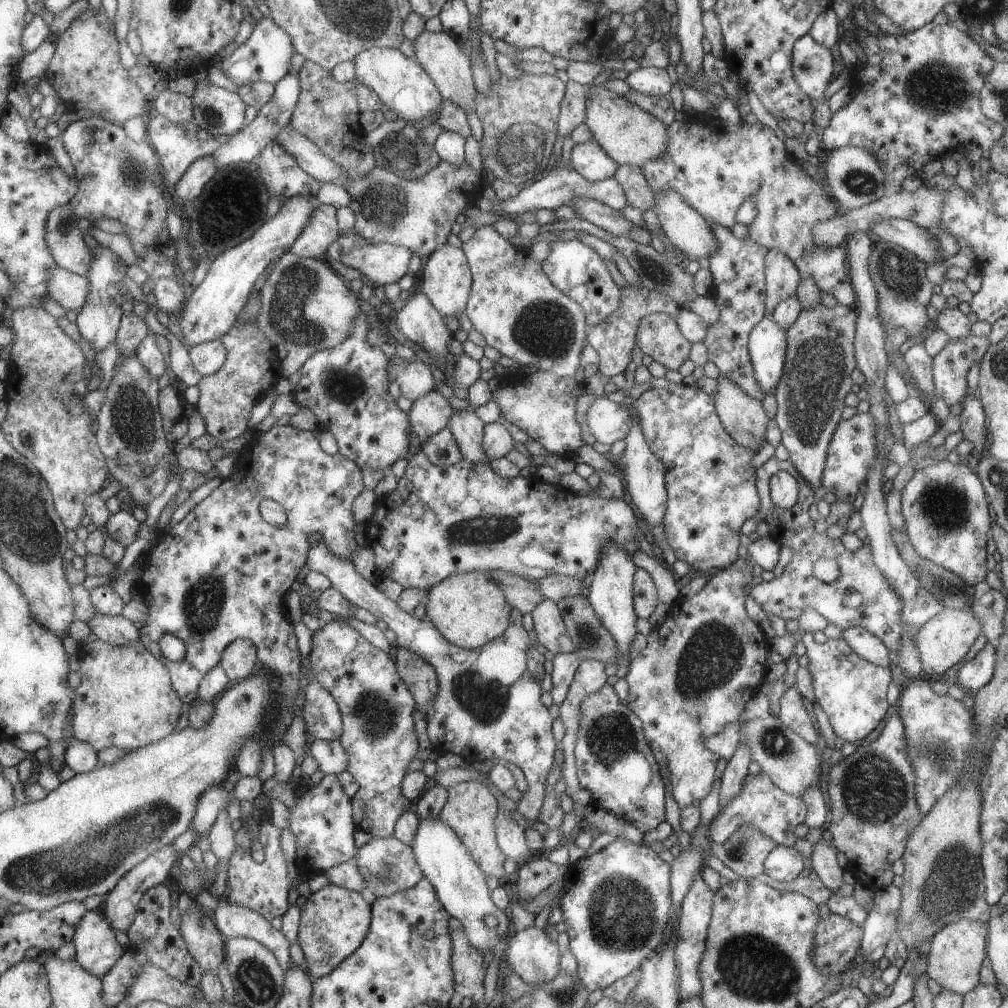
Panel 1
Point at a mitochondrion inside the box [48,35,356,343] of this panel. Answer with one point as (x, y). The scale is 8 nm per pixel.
(132, 174)

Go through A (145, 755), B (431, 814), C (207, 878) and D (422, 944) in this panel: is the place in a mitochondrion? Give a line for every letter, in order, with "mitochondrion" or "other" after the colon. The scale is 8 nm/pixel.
A: other
B: other
C: mitochondrion
D: other

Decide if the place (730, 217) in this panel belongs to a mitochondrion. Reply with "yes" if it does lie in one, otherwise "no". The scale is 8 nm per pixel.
no

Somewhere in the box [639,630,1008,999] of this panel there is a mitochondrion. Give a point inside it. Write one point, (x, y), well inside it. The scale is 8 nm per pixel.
(949, 886)

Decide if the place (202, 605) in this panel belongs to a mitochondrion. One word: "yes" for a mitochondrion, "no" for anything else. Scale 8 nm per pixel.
yes

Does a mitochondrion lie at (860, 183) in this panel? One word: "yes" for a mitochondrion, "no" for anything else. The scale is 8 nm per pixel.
yes

